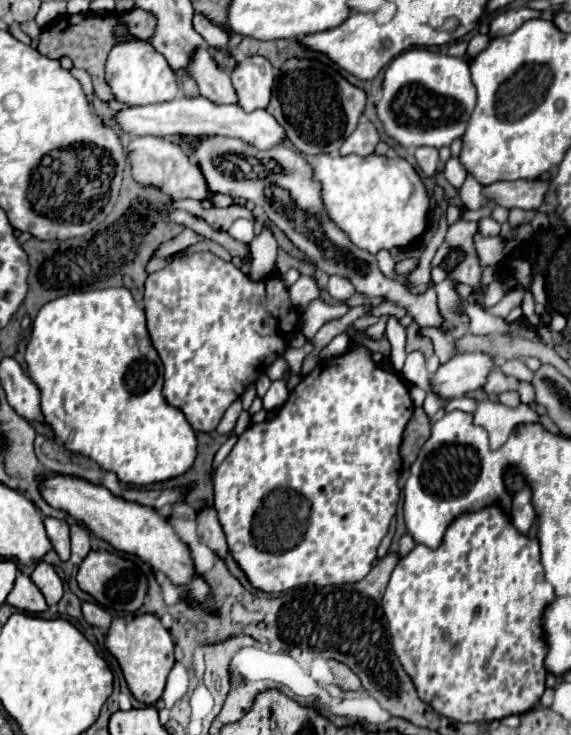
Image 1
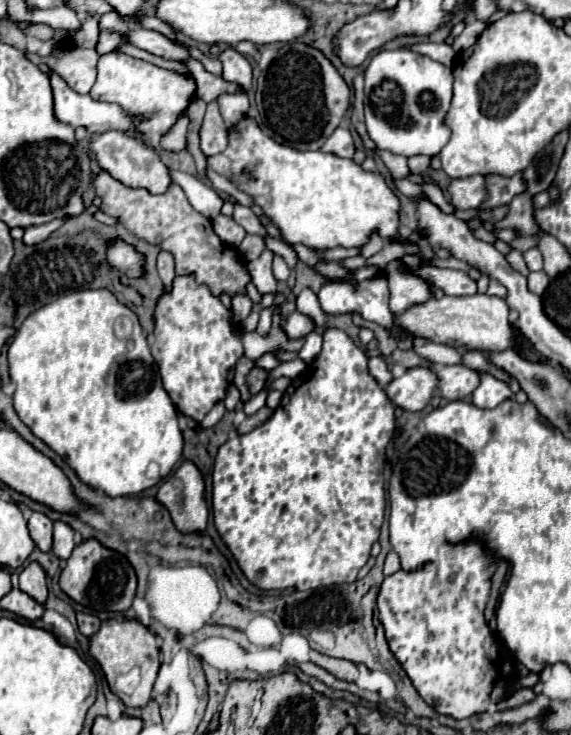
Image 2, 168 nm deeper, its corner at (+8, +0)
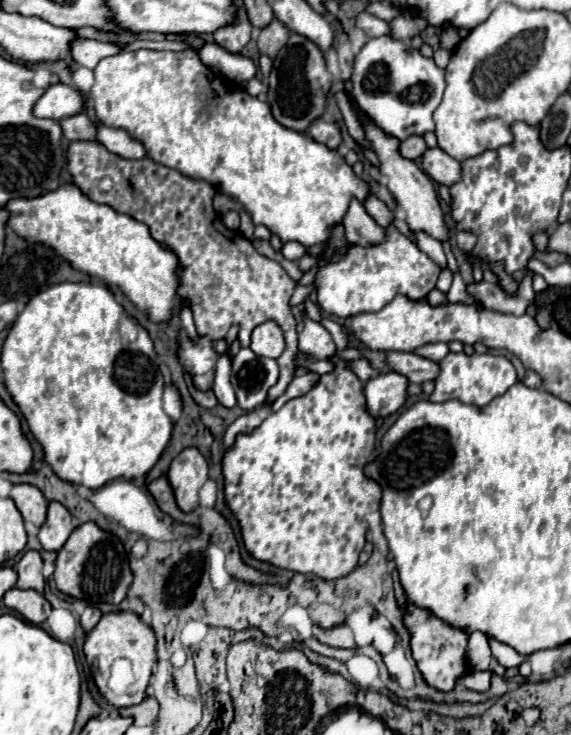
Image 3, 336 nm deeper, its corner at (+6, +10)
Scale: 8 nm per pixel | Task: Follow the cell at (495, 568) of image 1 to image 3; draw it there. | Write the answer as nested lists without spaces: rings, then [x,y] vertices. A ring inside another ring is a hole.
[[[410,598],[400,606],[402,610],[402,622],[410,634],[410,650],[412,656],[418,664],[418,670],[422,672],[424,680],[428,686],[440,690],[440,692],[452,692],[458,688],[460,678],[470,674],[470,662],[466,656],[466,646],[468,646],[468,632],[462,628],[454,628],[434,616],[428,608],[416,606]]]

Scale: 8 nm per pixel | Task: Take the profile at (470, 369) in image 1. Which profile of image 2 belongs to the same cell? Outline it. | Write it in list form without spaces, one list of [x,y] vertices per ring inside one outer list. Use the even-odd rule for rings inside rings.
[[[412,368],[412,370],[406,370],[400,378],[394,378],[384,390],[396,408],[416,412],[416,410],[422,410],[424,406],[430,404],[432,394],[438,390],[438,380],[430,368]]]

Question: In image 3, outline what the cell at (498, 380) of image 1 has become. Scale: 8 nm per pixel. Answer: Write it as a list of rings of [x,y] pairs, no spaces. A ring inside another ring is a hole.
[[[388,352],[388,364],[396,372],[404,374],[414,384],[436,380],[436,376],[440,374],[438,362],[424,358],[424,356],[418,356],[414,352],[408,352],[408,354],[406,352]]]

